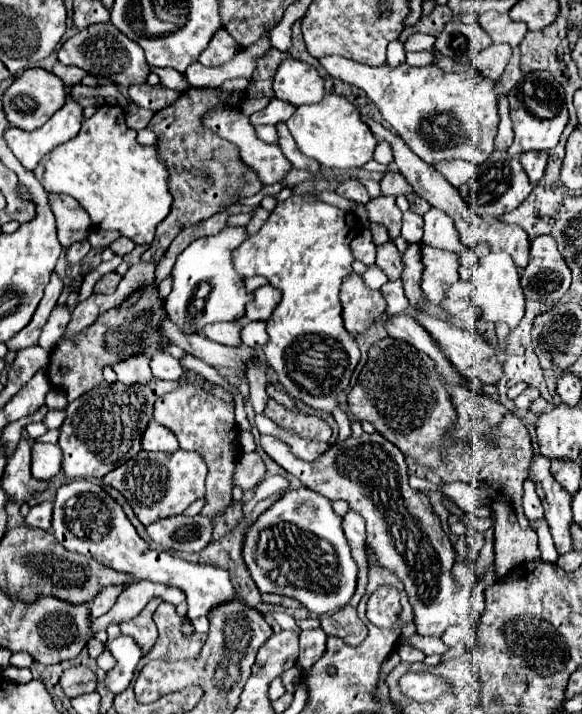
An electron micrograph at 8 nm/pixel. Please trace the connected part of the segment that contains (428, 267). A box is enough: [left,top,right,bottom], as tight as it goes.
[423,244,459,306]

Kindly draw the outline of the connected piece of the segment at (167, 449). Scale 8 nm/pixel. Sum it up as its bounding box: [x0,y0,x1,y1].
[141,422,179,454]

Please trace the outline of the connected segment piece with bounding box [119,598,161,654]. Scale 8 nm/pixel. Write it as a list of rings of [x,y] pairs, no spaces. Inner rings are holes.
[[[151,600],[135,618],[121,622],[121,632],[135,638],[137,644],[143,648],[143,652],[147,654],[151,650],[151,646],[155,644],[155,636],[157,636],[157,628],[155,622],[151,620],[151,612],[155,612],[155,608],[159,606],[161,600]]]

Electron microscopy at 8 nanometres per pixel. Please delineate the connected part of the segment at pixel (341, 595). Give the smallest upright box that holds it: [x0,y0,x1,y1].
[243,486,357,614]

